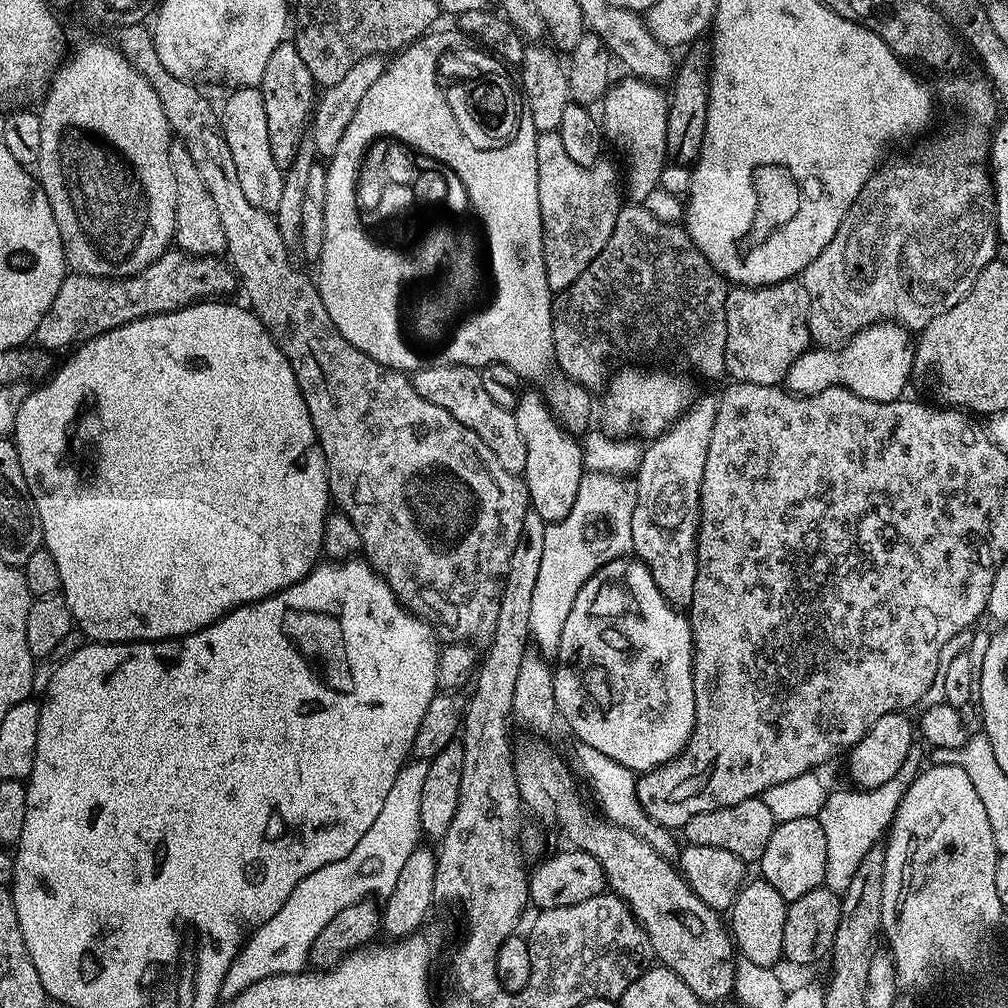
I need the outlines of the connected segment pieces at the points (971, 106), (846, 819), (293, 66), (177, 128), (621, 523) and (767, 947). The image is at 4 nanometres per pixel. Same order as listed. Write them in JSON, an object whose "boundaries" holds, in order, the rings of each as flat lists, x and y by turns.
{"boundaries":[[[977,74,977,76,954,77,952,85,948,88,948,96,952,99,953,106,964,115,964,124,958,125,949,134,948,140,936,136,933,140,918,145,909,156,898,157,893,164,881,163,866,182,866,186,862,186,858,198,850,206,846,218,842,218,842,226,838,226,838,234,834,234,834,238,830,238,830,246,826,246,826,250,822,250,822,254,818,254,818,258,814,258,814,262,810,262,810,266,806,266,806,270,802,273,802,282,806,286,806,294,810,298,808,335,813,345,821,348,839,348,854,334,861,332,863,328,869,328,870,325,881,322,901,324,909,330,924,328,930,322,934,322,934,318,938,318,938,314,946,314,946,310,950,310,950,306,962,302,962,298,968,293,970,286,974,286,974,278,978,278,980,271,991,260,997,259,998,233,994,208,990,203,990,197,994,192,990,175,990,129,998,120,996,93,992,91,992,85,988,83,987,79,983,75]],[[912,743,910,754,906,754,906,762,902,762,900,772,894,774,890,782,882,782,882,786,851,790,852,792,832,790,827,793,825,804,818,815,822,831,826,834,826,878,823,887,839,894,848,889,862,858,866,858,868,851,887,833,896,816,896,807,904,797,904,791,920,775,922,765,925,763,923,747,925,748,923,743]],[[285,42,274,50,274,54,270,54,270,63,262,73,262,82,258,87,262,94,262,106,266,106,270,154,274,154,276,165,286,170,294,162,294,154,298,154,300,138,306,132,306,121,318,99,318,85,310,70,306,70,306,62,302,62,295,43]],[[143,23,130,24,119,29,120,40,118,47,120,53,154,86,154,94,158,94,158,102,162,102,162,111,166,114,166,122,172,130,172,135,179,143,190,150,190,158,194,158,194,166,198,166,198,175,202,182,206,182,206,190,210,190,210,198,214,198,214,206,218,206,218,218,222,230,226,234,227,259,230,261,232,271,238,277,239,287,244,288,248,295,247,307,266,326,266,330,274,338,274,342,286,354,290,366,294,370,294,378,298,378,298,386,302,390,302,398,306,402,306,410,310,414,310,422,316,431,316,437,320,443,320,449,324,455,324,461,328,467,328,491,331,499,338,503,339,511,344,512,358,526,358,534,362,534,362,552,369,564,376,569,376,573,382,577,390,586,390,590,400,599,400,603,410,612,415,612,417,616,431,622,435,631,441,637,445,636,448,642,477,642,476,640,491,641,494,628,498,622,498,608,502,606,502,594,504,593,504,583,506,574,510,570,510,557,514,555,514,545,518,543,518,534,522,534,522,522,530,510,528,502,528,488,524,485,523,479,517,473,506,470,498,458,494,458,494,450,470,430,470,426,462,426,454,414,442,410,442,406,434,406,434,402,426,402,418,390,414,390,411,379,405,373,397,372,395,368,382,366,374,358,370,358,362,350,355,348,334,326,330,314,326,314,326,306,320,297,320,289,316,287,315,279,311,275,299,272,292,265,292,260,288,257,289,245,284,243,282,234,276,225,276,217,273,213,263,212,258,206,253,206,246,198,242,186,238,183,238,169,234,166,234,157,230,155,230,146,226,146,224,131,220,125,220,118,217,109,212,109,212,104,196,89,197,85,190,80,174,78,166,66,162,66,162,61,158,58,158,50,154,46,154,38,151,31]],[[589,430,583,433,584,467,587,469,578,486,578,498,574,498,574,510,566,514,562,522,554,522,546,527,546,543,542,549,542,566,538,569,538,582,534,582,534,595,530,605,530,630,534,644,545,657,555,657,560,645,562,626,566,626,566,618,570,615,570,606,574,606,574,598,578,590,603,564,612,560,627,557,632,552,632,535,630,522,634,518,634,502,636,486,631,479,623,480,612,472,624,472,635,469,642,455,642,448,635,439,613,436,607,430]],[[763,878,749,879,744,887,740,889,740,893,732,900,730,909,730,917,732,916,732,924,730,923,730,935,735,949,741,957,749,959,750,962,762,967,775,969,777,963,784,960,784,951,782,950,782,938,785,933,786,914,789,901,782,898,782,894,778,894,778,890,774,890,774,886,770,886,770,882,766,882]]]}

